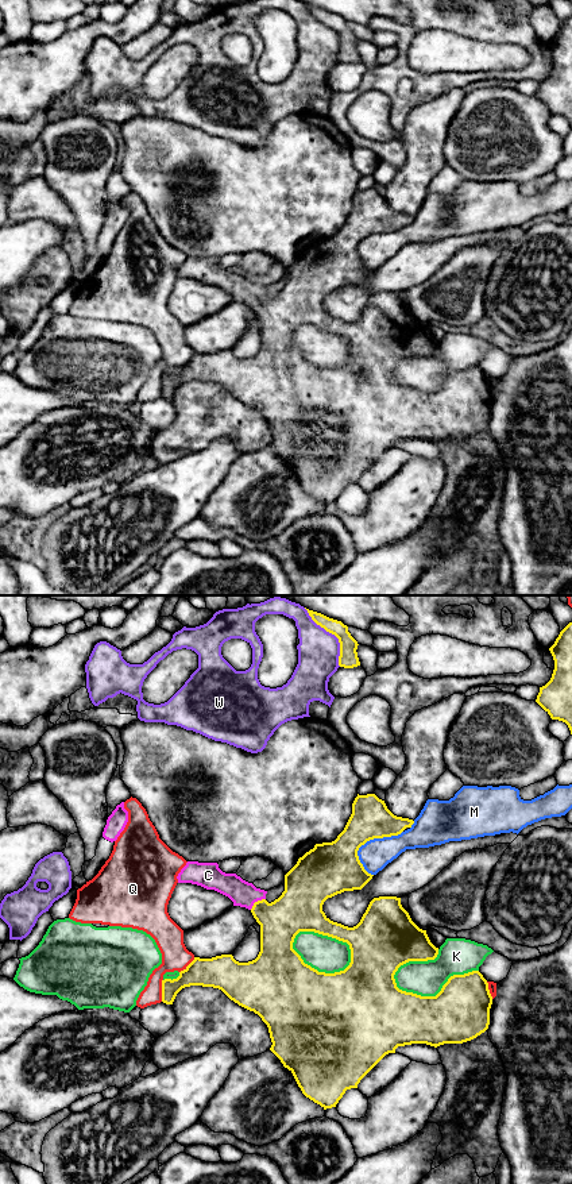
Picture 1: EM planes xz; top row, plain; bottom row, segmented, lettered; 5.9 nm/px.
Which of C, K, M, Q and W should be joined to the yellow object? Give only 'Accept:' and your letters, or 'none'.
Accept: C

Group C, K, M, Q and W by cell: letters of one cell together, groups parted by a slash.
C / K / M / Q / W

